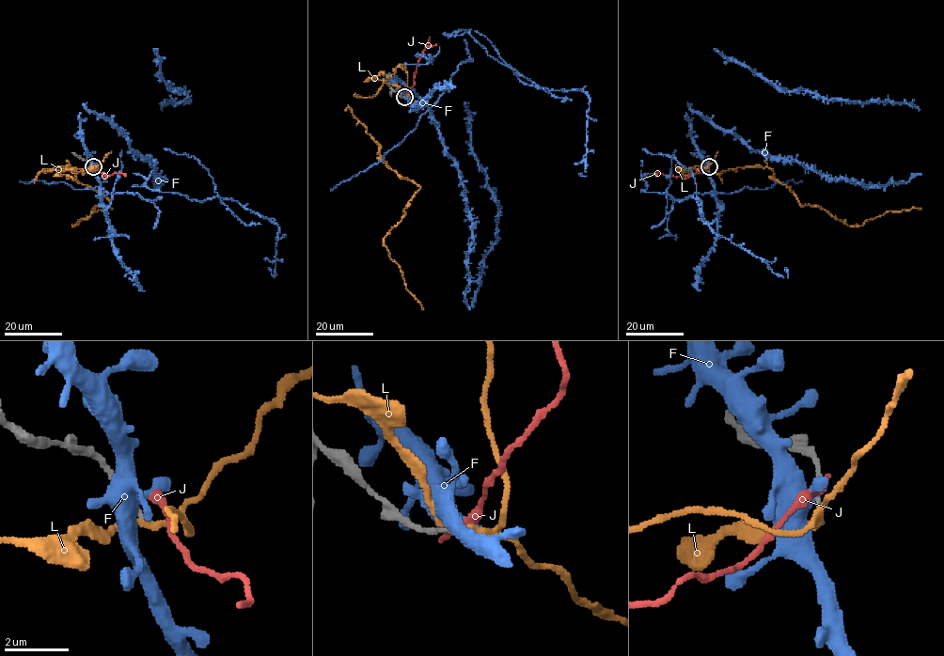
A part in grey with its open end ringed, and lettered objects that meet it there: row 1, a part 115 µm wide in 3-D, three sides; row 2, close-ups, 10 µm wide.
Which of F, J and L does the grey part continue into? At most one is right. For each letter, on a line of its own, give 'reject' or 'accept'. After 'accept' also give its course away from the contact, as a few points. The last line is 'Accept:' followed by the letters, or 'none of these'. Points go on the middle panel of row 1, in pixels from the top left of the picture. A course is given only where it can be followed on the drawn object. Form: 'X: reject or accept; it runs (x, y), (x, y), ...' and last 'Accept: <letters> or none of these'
F: reject
J: reject
L: reject
Accept: none of these

